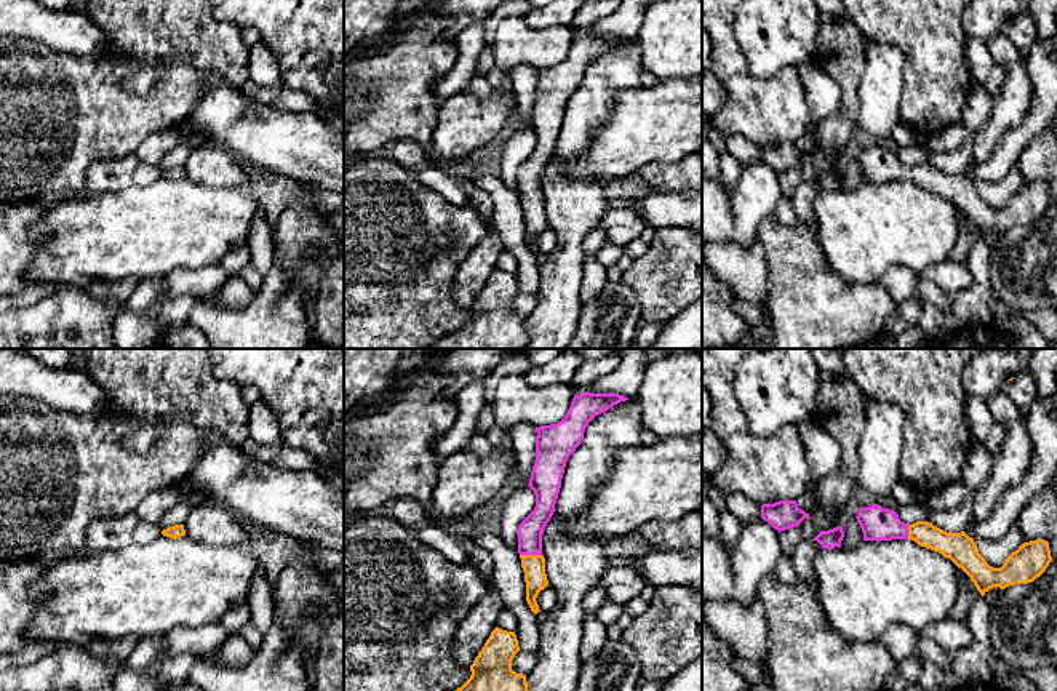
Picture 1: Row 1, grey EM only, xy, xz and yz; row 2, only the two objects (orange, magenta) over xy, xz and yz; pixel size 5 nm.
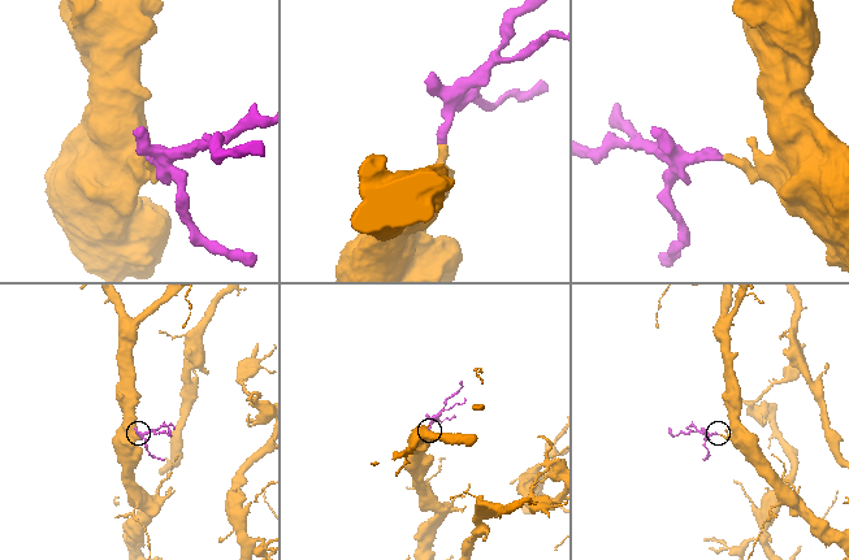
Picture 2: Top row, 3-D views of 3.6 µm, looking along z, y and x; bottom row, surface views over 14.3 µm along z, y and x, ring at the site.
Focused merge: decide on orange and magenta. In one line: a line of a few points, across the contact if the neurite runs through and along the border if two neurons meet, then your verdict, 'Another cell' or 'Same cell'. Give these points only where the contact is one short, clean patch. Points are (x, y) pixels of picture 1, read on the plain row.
Line: xz (533, 207), (531, 197), (530, 173). Same cell

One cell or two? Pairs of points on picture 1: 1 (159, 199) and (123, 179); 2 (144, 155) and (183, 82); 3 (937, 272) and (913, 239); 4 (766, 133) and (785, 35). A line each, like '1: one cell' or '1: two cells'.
1: two cells
2: two cells
3: two cells
4: two cells

